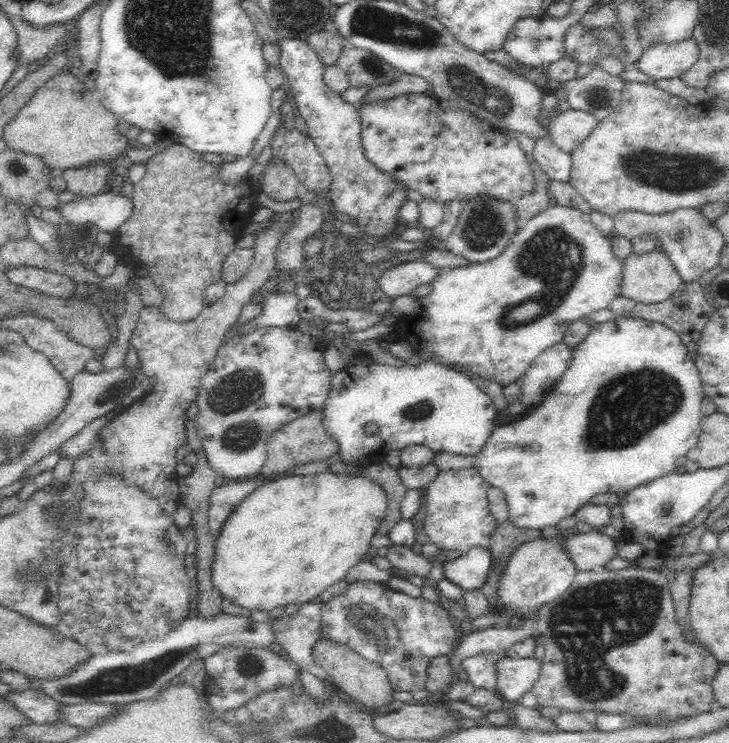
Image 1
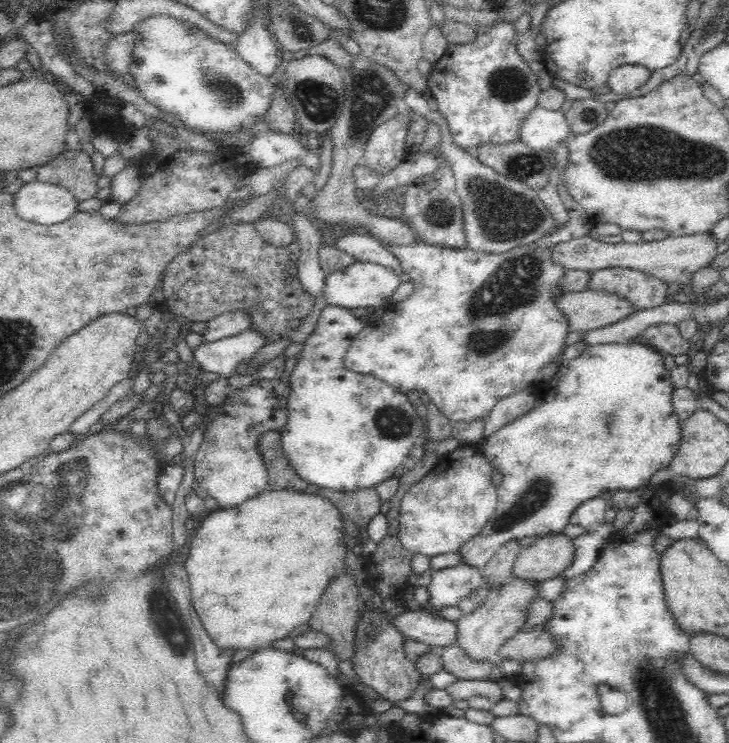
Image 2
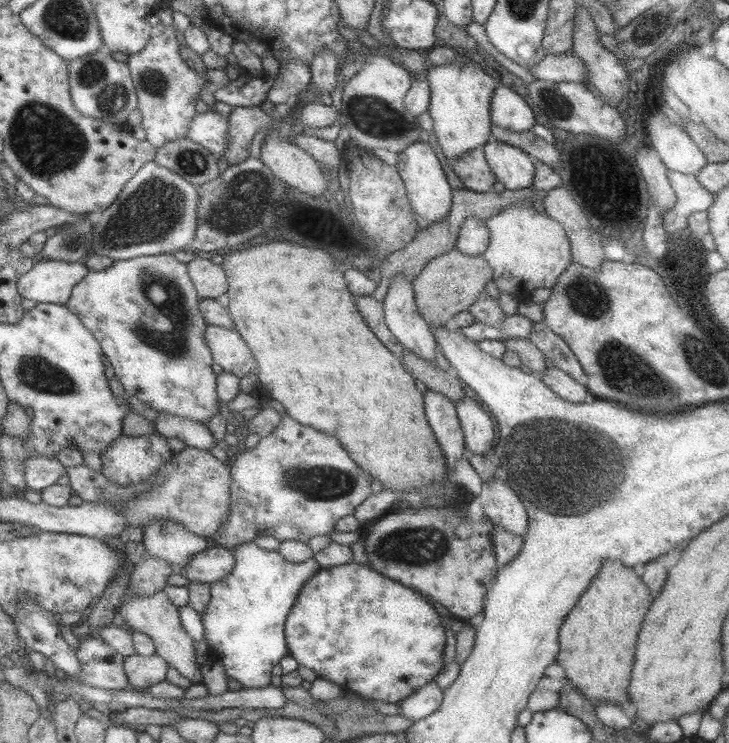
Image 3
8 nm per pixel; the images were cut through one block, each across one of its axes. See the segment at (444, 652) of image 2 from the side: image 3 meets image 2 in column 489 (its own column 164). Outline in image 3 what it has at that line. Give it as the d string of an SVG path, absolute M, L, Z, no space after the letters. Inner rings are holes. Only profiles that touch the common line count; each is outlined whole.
M136 653L126 657L124 663L128 686L132 688L146 689L166 681L169 665L159 655L142 656Z

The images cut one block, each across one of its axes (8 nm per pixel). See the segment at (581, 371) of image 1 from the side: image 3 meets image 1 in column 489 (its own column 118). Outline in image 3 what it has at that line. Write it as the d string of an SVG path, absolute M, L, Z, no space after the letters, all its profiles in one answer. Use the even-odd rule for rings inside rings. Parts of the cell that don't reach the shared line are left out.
M160 432L142 436L120 434L118 440L112 442L110 446L106 446L106 450L102 452L102 468L100 468L100 472L108 480L120 486L133 485L142 480L148 480L156 473L156 469L166 463L175 452L169 448L167 440L168 438L162 436Z

